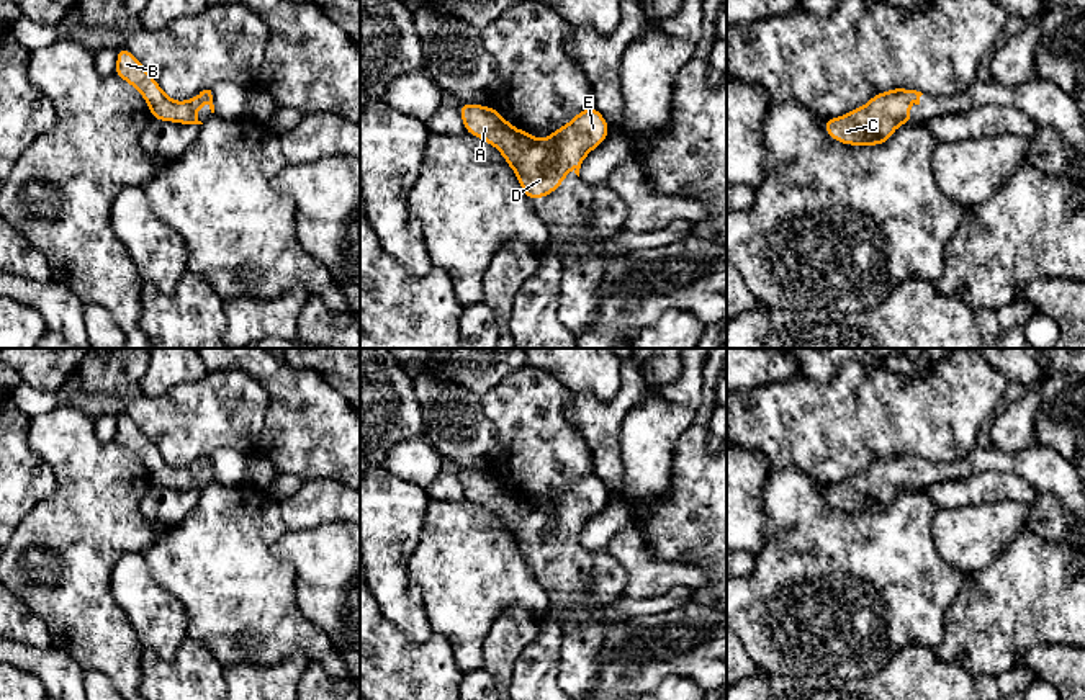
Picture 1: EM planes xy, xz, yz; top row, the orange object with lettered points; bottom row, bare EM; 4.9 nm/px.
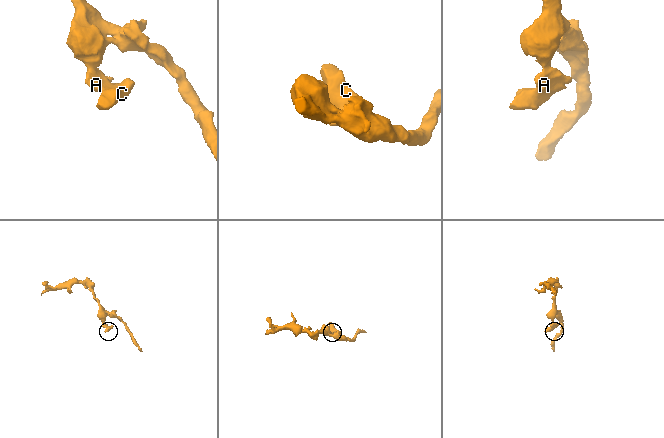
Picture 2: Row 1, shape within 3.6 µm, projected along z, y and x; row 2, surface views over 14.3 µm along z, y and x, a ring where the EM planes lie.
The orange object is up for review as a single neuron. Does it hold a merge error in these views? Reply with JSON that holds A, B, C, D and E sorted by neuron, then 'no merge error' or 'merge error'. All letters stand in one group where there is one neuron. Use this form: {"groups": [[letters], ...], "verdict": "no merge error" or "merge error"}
{"groups": [["A", "B", "C", "D", "E"]], "verdict": "no merge error"}

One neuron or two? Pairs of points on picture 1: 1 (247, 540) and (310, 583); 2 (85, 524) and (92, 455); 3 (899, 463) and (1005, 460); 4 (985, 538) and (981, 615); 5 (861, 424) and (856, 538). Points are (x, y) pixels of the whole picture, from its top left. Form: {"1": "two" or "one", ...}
{"1": "two", "2": "one", "3": "one", "4": "two", "5": "two"}

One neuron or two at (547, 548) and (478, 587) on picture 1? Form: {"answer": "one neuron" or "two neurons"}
{"answer": "two neurons"}

